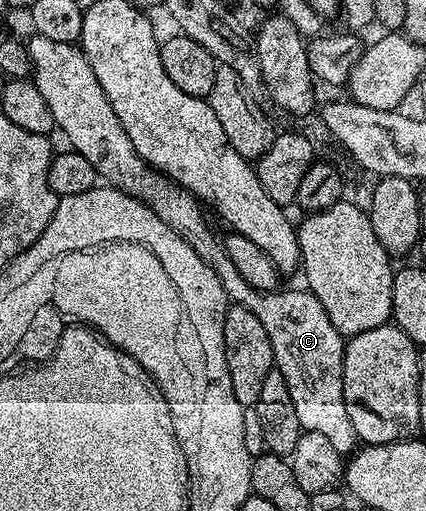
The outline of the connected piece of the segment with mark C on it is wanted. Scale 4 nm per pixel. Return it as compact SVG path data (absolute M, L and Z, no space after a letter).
M38 34L31 38L26 43L28 59L32 63L30 78L38 93L42 93L50 113L54 113L59 134L68 138L67 146L82 153L105 184L117 187L154 209L154 213L162 217L170 229L177 231L182 241L186 241L186 245L190 245L190 249L194 249L210 269L216 271L229 300L237 307L250 309L250 313L262 321L266 333L270 333L270 345L276 354L275 370L286 377L286 386L290 389L301 428L322 433L322 437L327 437L331 447L338 449L340 455L351 456L357 450L358 440L350 413L346 413L342 389L346 339L338 329L334 329L330 317L326 317L322 301L307 289L277 289L265 293L246 285L238 269L234 269L230 262L221 236L216 236L211 225L204 220L200 200L179 187L173 179L154 170L136 152L130 137L126 137L126 129L122 129L122 121L118 121L118 113L114 113L114 105L110 105L110 97L102 93L102 85L98 85L98 77L94 77L94 69L90 69L90 61L79 46L66 41L50 41L50 37Z

